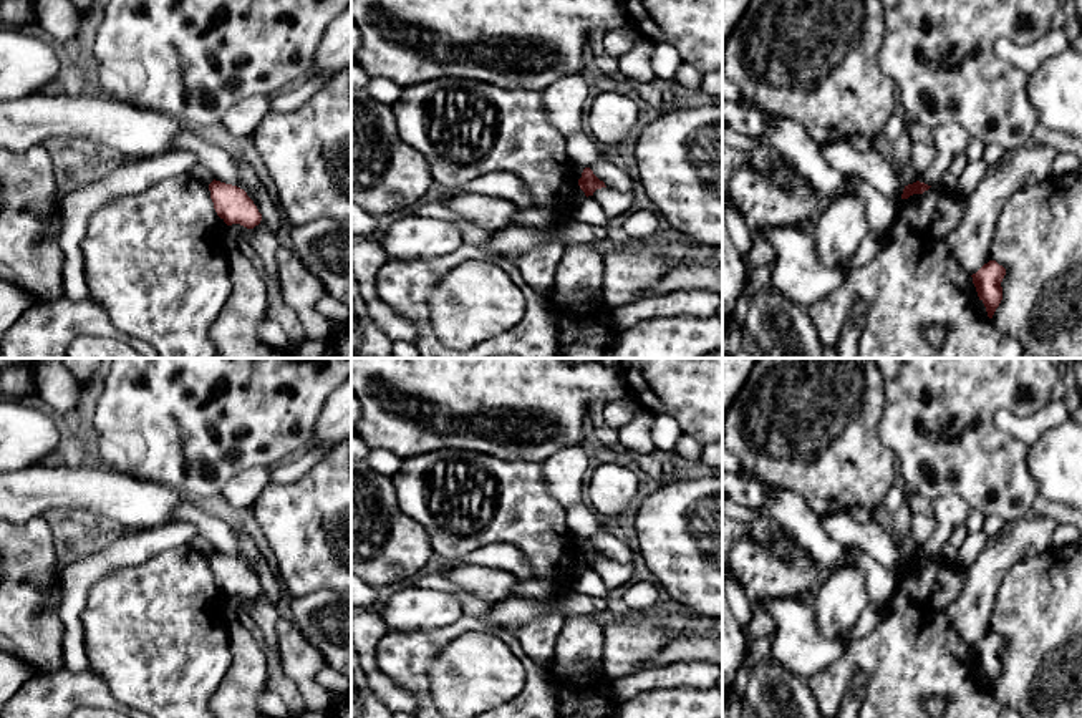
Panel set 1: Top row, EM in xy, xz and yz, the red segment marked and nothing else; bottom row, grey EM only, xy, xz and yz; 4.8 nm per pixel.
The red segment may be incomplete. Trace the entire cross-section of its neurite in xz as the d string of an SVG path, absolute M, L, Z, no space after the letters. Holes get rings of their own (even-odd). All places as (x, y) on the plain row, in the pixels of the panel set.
M585 539L582 549L578 551L580 560L585 567L593 567L597 560L606 559L603 552L600 552L590 539Z

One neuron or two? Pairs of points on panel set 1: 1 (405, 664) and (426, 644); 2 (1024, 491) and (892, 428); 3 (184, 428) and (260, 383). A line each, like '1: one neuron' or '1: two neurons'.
1: one neuron
2: one neuron
3: one neuron

